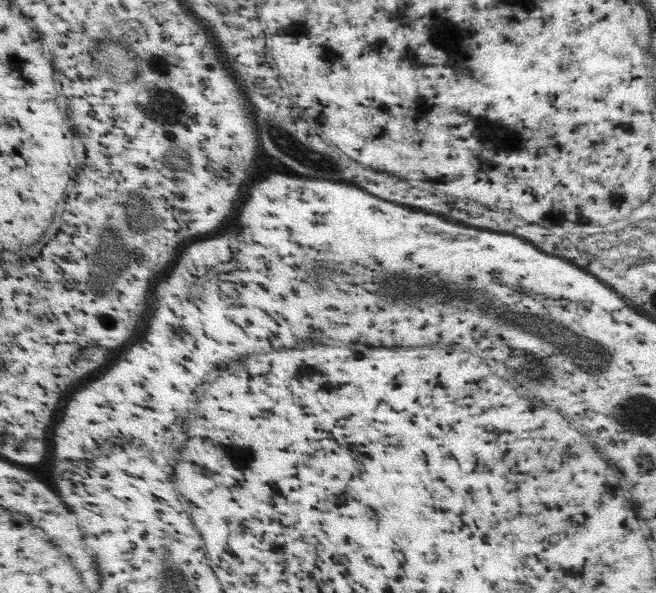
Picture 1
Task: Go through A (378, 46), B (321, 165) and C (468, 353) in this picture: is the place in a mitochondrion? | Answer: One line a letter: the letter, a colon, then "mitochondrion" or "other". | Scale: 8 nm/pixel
A: other
B: other
C: other

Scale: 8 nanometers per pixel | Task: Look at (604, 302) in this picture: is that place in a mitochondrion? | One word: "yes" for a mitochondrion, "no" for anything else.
no

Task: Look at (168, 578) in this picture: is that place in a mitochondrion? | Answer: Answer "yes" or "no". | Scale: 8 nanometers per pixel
yes

